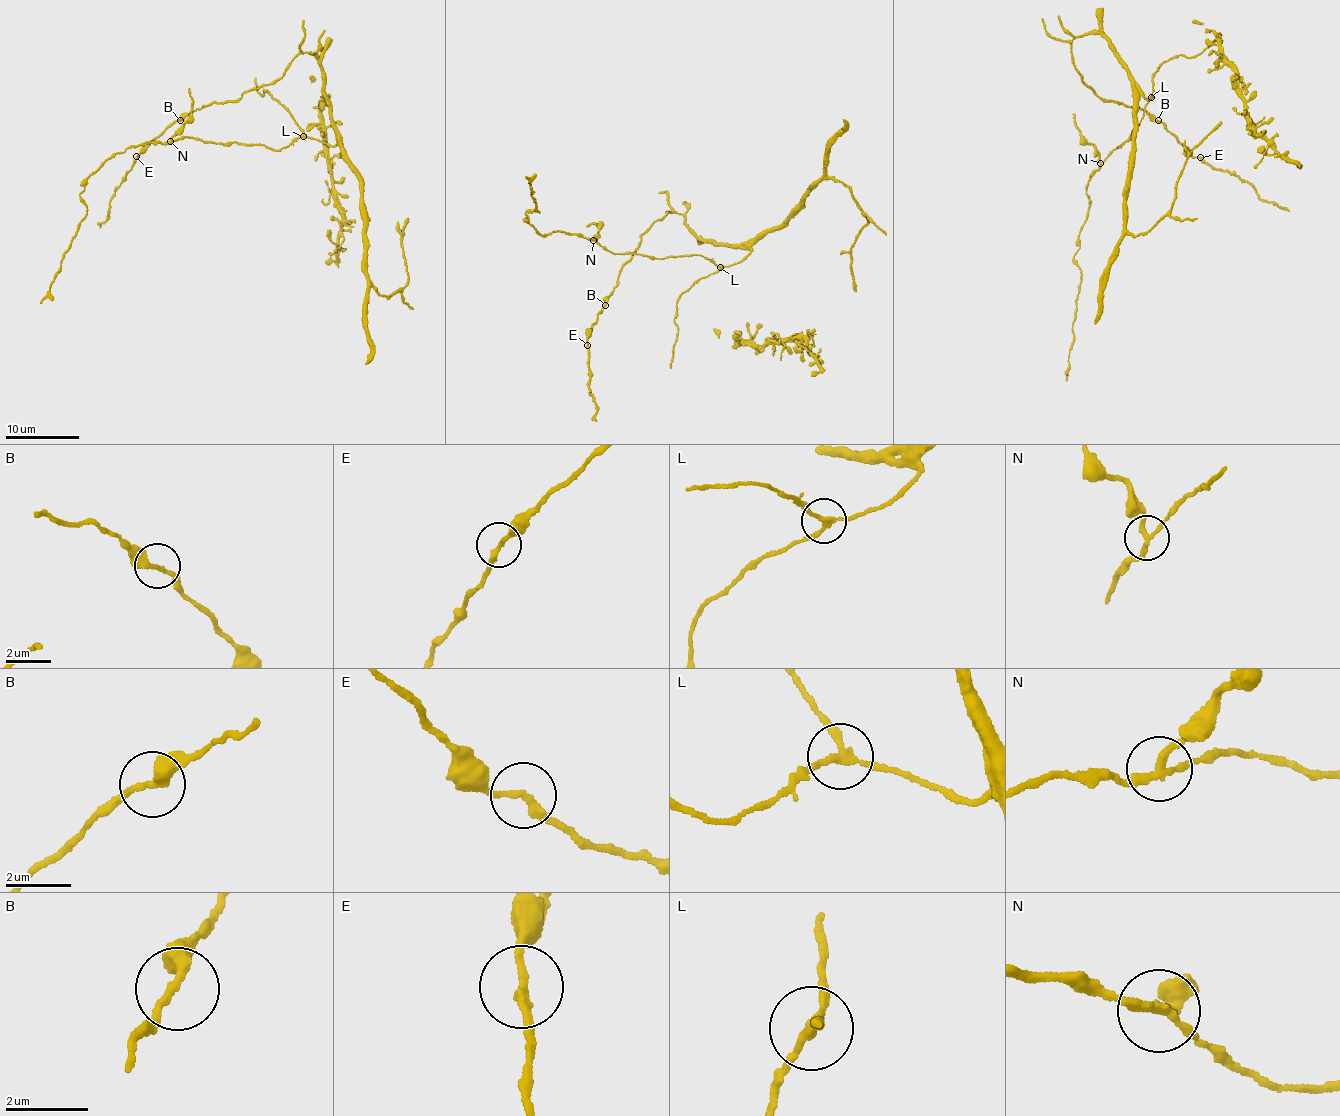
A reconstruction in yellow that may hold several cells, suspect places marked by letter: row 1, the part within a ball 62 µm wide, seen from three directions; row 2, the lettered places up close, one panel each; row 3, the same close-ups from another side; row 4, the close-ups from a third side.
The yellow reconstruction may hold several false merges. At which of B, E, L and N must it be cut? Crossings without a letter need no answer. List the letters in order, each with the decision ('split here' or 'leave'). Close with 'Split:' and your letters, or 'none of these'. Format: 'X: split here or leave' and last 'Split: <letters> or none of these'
B: leave
E: leave
L: leave
N: split here
Split: N

